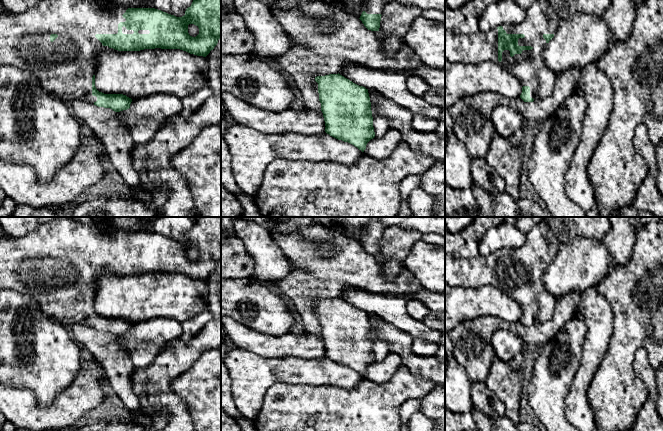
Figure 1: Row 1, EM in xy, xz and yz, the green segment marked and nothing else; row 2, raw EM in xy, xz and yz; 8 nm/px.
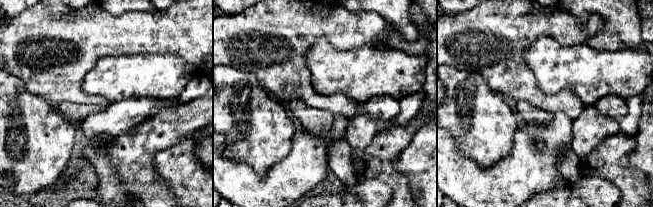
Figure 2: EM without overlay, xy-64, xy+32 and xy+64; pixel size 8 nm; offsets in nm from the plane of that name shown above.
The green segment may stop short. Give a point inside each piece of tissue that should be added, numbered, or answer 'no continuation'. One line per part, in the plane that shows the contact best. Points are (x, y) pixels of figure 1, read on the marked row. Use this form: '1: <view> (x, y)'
1: yz (529, 67)

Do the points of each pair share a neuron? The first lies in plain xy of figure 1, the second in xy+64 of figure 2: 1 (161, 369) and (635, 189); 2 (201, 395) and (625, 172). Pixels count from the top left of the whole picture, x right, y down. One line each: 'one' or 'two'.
1: one
2: two

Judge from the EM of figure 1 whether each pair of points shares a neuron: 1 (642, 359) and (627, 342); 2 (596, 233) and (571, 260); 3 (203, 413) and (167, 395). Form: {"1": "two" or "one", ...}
{"1": "two", "2": "two", "3": "two"}

